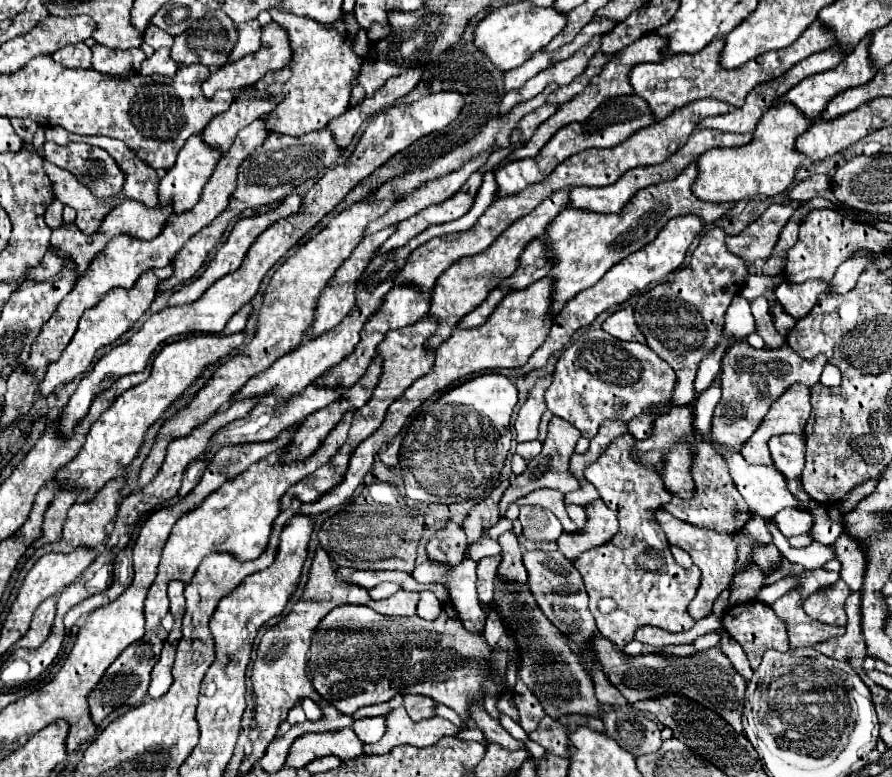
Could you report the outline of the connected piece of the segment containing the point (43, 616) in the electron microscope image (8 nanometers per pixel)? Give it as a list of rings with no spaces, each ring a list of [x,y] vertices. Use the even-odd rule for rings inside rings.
[[[50,596],[36,608],[32,622],[30,622],[30,630],[26,636],[22,636],[22,640],[18,640],[16,648],[38,648],[48,638],[52,622],[54,622],[56,600],[58,596]]]

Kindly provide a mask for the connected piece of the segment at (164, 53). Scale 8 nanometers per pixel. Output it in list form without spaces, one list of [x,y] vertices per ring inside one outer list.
[[[160,48],[154,52],[152,58],[146,58],[144,64],[142,64],[142,70],[140,74],[142,76],[150,76],[150,66],[152,66],[152,74],[160,74],[160,76],[174,76],[178,72],[178,62],[170,62],[170,50],[168,48]]]

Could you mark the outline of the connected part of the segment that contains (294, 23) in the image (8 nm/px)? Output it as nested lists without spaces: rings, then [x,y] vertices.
[[[270,12],[270,16],[288,34],[292,62],[282,72],[268,72],[252,88],[246,88],[246,92],[258,98],[262,98],[262,92],[268,96],[284,96],[266,118],[268,132],[306,134],[312,130],[322,130],[332,118],[338,118],[348,110],[348,98],[352,90],[350,80],[360,74],[362,66],[362,58],[352,52],[352,40],[358,32],[358,22],[354,16],[342,14],[338,28],[320,28],[320,24],[314,24],[314,20],[306,16],[298,18],[284,12]]]

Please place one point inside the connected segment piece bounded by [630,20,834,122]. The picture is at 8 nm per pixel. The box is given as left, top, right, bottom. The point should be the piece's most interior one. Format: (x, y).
(670, 84)

